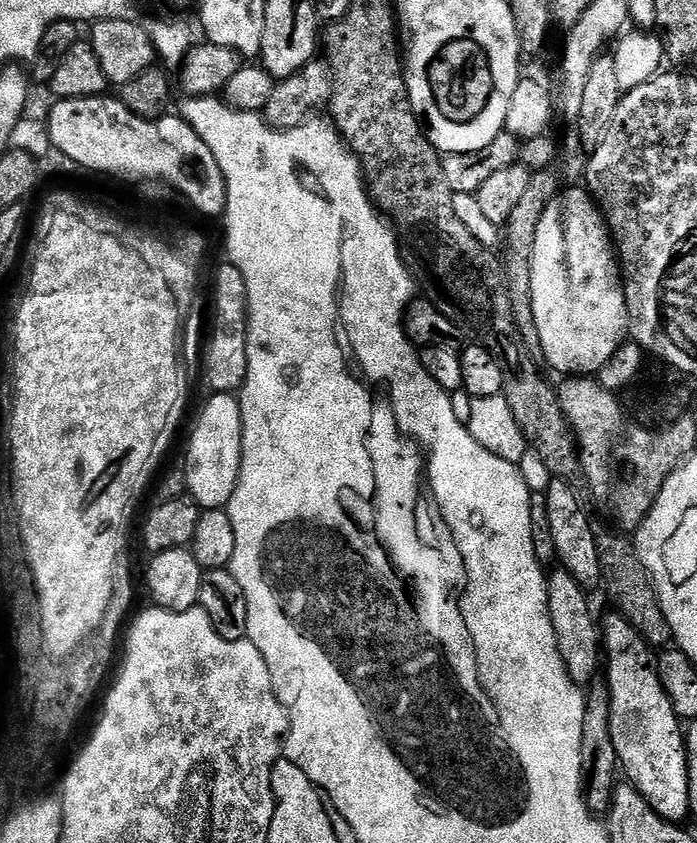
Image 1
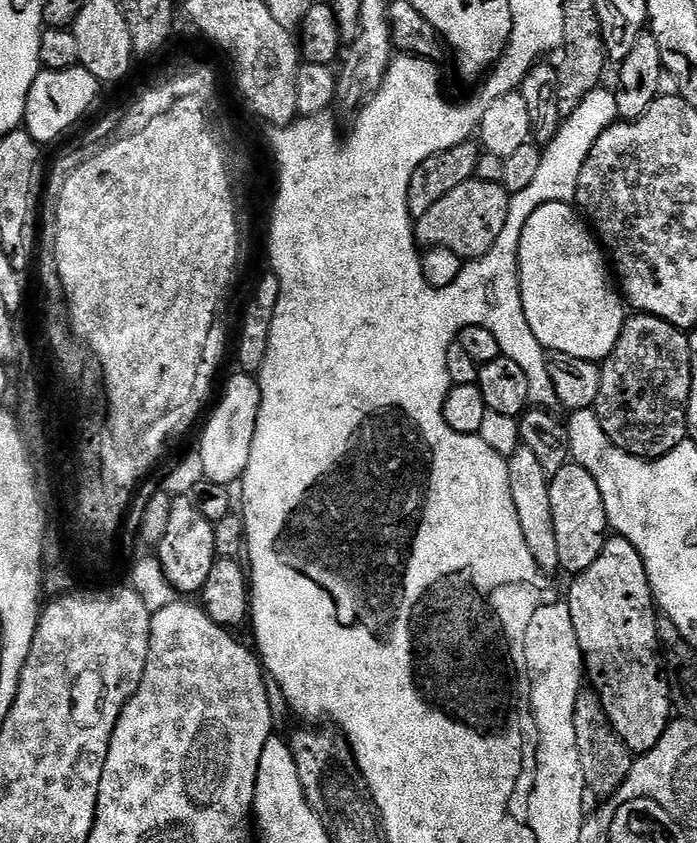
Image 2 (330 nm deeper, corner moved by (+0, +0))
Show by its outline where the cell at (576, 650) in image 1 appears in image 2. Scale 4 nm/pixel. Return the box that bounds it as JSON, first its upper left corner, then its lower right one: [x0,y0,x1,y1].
[508,446,560,574]

